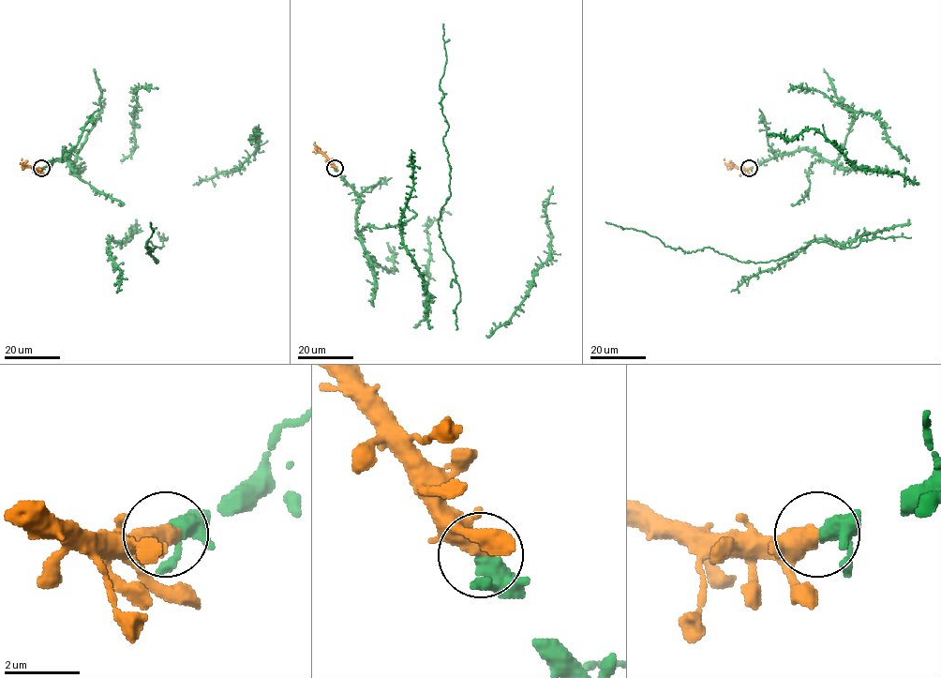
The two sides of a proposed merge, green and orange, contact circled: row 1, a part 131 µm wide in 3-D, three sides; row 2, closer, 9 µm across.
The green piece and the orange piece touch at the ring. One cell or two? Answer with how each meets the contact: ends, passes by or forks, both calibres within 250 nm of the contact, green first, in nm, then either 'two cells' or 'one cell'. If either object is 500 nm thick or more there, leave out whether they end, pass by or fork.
green forks | orange passes by | 300/380 nm | one cell

